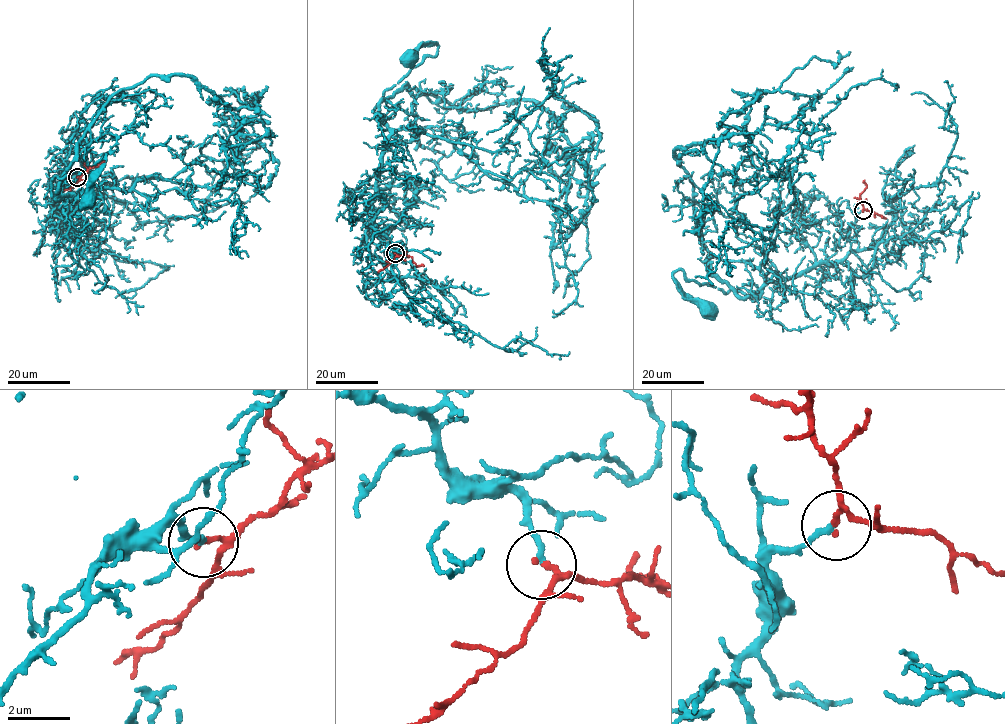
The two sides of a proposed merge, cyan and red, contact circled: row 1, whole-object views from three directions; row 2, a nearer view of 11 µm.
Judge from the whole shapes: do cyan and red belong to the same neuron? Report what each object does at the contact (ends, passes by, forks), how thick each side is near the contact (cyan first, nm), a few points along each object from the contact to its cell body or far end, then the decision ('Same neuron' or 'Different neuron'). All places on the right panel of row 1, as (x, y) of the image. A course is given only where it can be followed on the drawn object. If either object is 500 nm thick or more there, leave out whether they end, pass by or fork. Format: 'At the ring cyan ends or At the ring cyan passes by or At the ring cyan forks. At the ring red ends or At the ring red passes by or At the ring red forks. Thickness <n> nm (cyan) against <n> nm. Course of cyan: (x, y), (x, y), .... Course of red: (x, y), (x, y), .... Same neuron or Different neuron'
At the ring cyan ends. At the ring red passes by. Thickness 170 nm (cyan) against 120 nm. Course of cyan: (863, 210), (853, 224), (858, 250), (766, 282), (753, 301), (675, 272), (687, 297), (706, 309). Course of red: (863, 210), (860, 195), (867, 186), (864, 180). Same neuron

